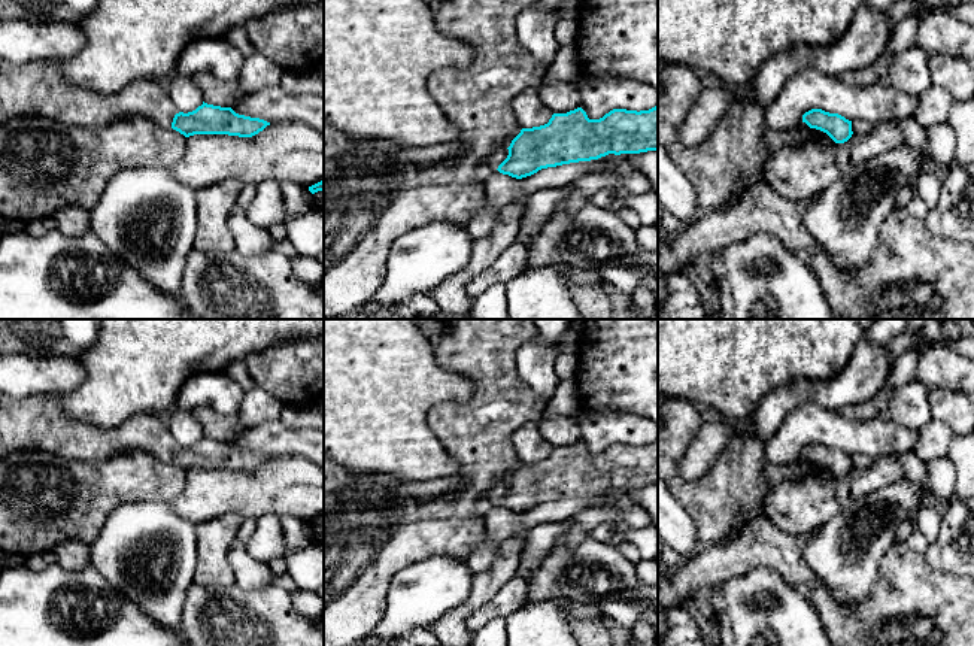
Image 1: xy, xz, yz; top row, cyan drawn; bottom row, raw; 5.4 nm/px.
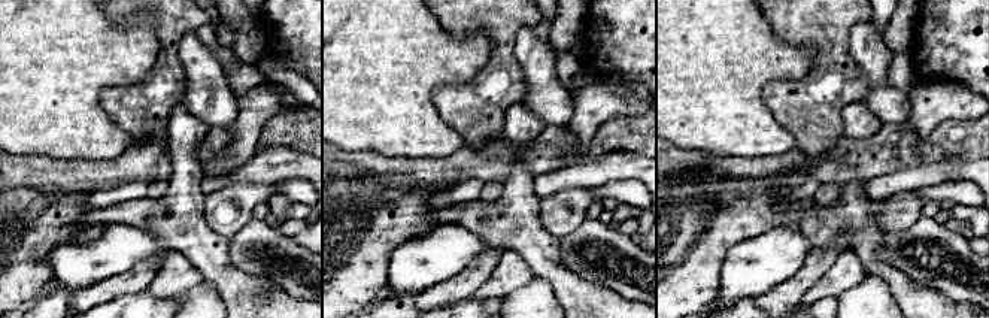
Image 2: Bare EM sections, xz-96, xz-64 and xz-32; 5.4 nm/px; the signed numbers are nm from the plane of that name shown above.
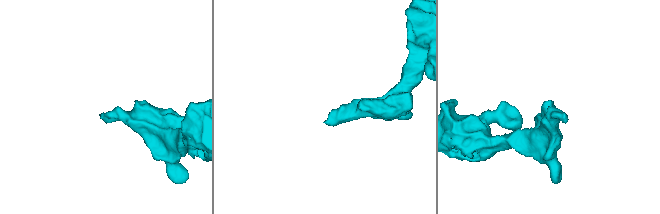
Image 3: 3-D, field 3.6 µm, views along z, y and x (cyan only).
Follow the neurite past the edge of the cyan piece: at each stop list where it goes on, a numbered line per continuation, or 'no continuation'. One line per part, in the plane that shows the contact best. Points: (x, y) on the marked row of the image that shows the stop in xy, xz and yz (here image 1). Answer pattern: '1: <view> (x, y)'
1: xz (498, 157)

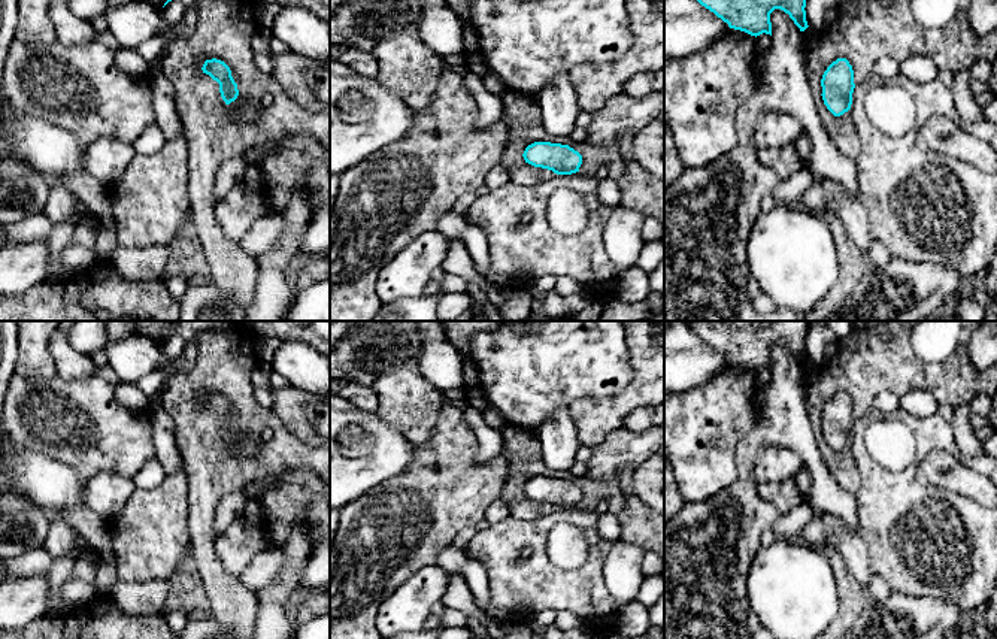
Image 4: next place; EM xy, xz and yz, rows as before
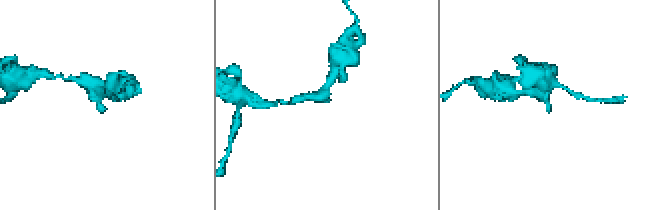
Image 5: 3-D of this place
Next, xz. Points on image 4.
no continuation

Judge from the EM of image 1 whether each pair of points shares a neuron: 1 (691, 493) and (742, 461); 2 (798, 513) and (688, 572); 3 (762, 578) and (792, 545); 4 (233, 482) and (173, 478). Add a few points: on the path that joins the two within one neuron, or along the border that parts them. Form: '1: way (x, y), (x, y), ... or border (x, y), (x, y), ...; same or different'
1: way (703, 493), (710, 493), (730, 473); same
2: border (761, 512), (785, 531), (809, 534); different
3: border (737, 576), (756, 567), (768, 567), (795, 588); different
4: border (188, 472), (184, 490), (170, 503); different

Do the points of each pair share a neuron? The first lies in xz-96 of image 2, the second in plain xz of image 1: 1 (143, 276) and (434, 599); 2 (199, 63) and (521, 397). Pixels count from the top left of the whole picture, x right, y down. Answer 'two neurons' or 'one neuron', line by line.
1: two neurons
2: two neurons

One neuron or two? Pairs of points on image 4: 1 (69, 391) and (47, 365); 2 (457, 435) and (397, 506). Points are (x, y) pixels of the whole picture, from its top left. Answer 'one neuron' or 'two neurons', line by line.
1: two neurons
2: one neuron

